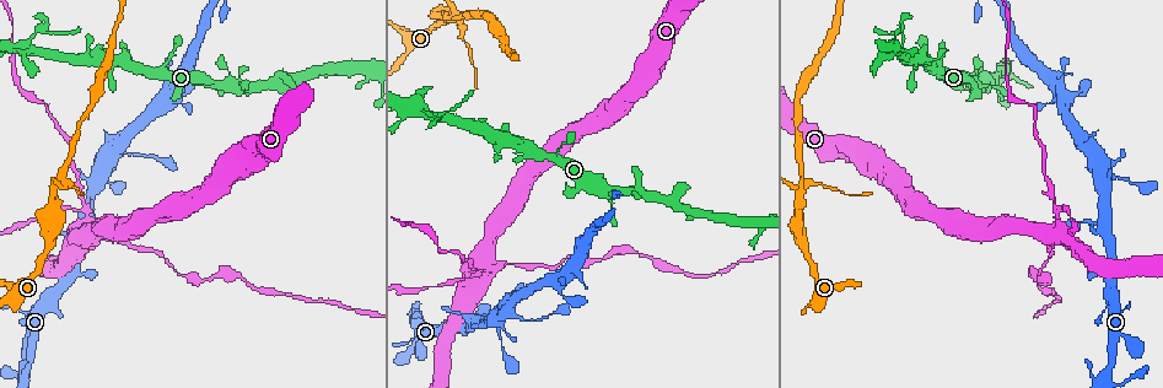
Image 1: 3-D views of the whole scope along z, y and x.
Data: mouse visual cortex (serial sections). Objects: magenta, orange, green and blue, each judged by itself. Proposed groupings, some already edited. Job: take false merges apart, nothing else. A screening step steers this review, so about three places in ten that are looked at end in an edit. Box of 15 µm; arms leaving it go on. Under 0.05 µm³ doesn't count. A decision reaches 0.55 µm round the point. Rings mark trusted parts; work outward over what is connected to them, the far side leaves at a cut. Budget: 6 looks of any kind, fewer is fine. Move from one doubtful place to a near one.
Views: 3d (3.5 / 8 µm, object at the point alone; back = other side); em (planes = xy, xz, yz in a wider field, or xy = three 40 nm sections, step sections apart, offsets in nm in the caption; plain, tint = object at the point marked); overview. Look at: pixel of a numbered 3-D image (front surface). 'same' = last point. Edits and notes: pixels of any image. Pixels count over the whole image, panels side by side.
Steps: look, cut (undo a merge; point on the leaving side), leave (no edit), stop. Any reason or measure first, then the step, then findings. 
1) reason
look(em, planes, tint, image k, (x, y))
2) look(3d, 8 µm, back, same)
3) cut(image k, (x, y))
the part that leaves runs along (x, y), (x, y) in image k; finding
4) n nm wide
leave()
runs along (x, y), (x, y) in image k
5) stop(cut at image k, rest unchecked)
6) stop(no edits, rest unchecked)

look(3d, 3.5 µm, image 1, (1100, 231))

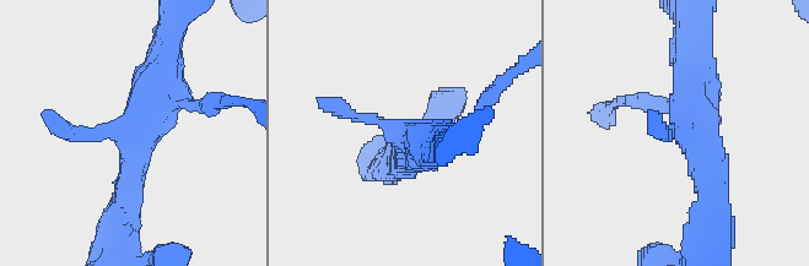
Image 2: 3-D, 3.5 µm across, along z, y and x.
now the EM
look(em, xy, step 5, tint, image 2, (118, 131))

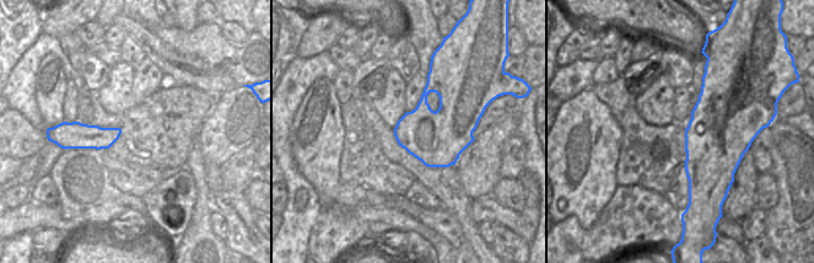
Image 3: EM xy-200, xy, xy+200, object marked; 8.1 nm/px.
leave()
runs along (127, 195), (138, 139), (70, 135), (47, 113) in image 2; all the same cell

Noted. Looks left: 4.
four-way junction
look(3d, 3.5 µm, back, image 1, (31, 51))

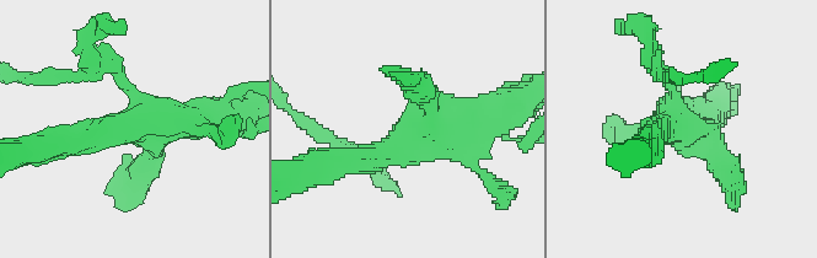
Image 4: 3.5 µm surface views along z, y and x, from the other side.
4 arms; arms of 150, 250, 350, 450 nm; shape alone is not enough
look(em, xy, step 2, tint, image 4, (405, 141))

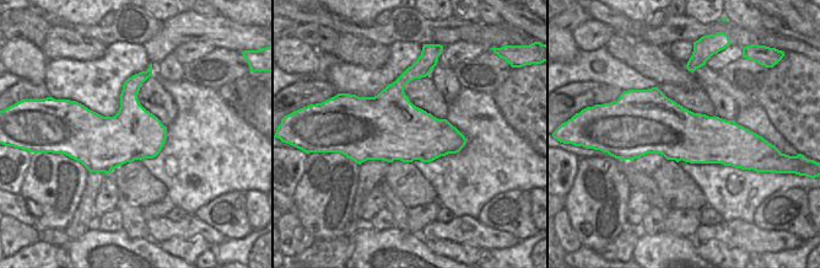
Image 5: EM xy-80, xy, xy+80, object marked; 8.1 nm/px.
cut(image 4, (112, 55))
a second cell is stuck on

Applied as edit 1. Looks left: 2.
arms part here
look(em, planes, tint, image 1, (801, 181))

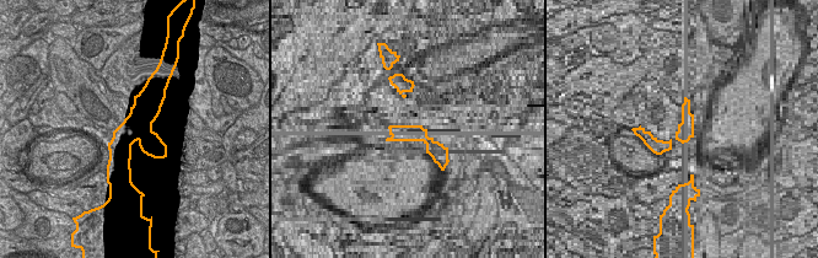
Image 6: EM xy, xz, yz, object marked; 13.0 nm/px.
wider look
look(3d, 3.5 µm, same)

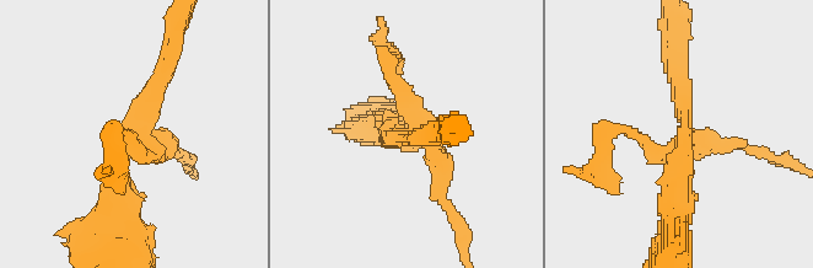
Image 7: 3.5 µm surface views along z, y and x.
cut(image 7, (404, 86))
the part that leaves runs along (429, 148), (459, 242) in image 7; a second cell is stuck on

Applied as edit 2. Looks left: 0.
stop(cut at image 4, cut at image 7, rest unchecked)

